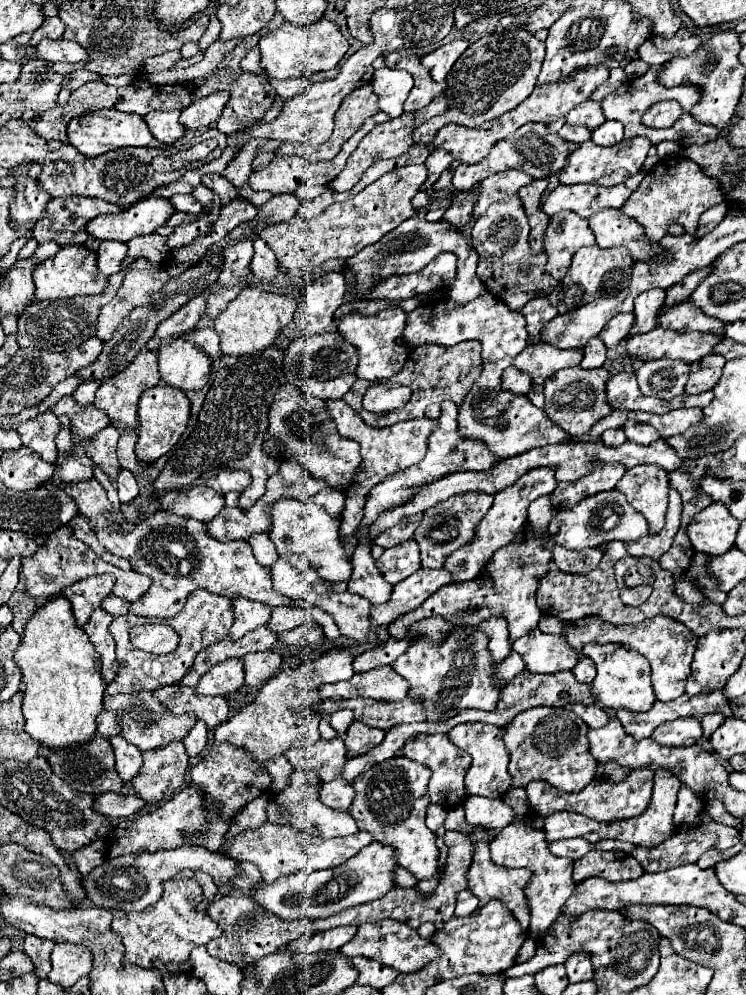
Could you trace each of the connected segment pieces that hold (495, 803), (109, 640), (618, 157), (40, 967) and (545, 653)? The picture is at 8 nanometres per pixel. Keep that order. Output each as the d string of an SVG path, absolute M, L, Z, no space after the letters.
M474 795L466 797L464 813L468 823L482 825L482 827L496 827L496 829L506 827L514 817L512 809L504 805L502 799L488 799L488 797L474 797Z
M102 607L94 609L90 621L82 627L90 641L94 643L96 651L100 653L100 661L102 661L102 679L106 683L112 683L114 677L116 677L116 671L118 671L118 661L116 661L116 643L114 643L114 637L110 633L110 623L112 623L112 615L110 613L104 613Z
M634 137L634 139L624 139L620 145L612 145L608 149L594 145L592 141L586 141L578 145L572 155L568 165L560 173L560 183L564 185L576 185L576 183L596 183L596 185L616 185L624 183L630 175L638 173L642 169L642 163L646 159L646 153L650 149L650 141L646 137Z
M26 935L26 939L24 939L24 953L32 959L38 979L42 979L50 973L50 951L54 945L56 945L54 941L38 939L32 935Z
M540 629L516 639L512 649L522 655L526 669L532 673L558 673L578 663L578 655L572 653L564 637L546 635Z

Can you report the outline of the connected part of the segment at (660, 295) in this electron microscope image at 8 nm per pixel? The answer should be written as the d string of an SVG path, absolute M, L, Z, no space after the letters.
M650 289L648 293L640 293L634 301L636 321L632 323L628 337L652 331L658 325L656 317L658 317L662 303L664 303L664 289Z

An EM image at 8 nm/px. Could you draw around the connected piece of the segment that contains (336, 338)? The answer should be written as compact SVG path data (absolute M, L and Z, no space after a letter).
M322 333L312 337L294 339L284 357L284 375L288 383L298 385L304 393L310 393L320 399L342 399L344 393L356 381L354 369L358 363L358 351L346 343L340 333Z

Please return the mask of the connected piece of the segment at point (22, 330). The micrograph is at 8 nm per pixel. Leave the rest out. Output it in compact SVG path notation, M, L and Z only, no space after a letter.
M124 271L108 277L108 285L100 295L86 295L86 297L72 297L72 299L54 299L54 301L40 301L28 305L28 309L18 317L18 331L16 339L20 347L40 347L46 351L68 351L78 347L88 337L96 335L96 319L100 307L104 307L122 285Z

